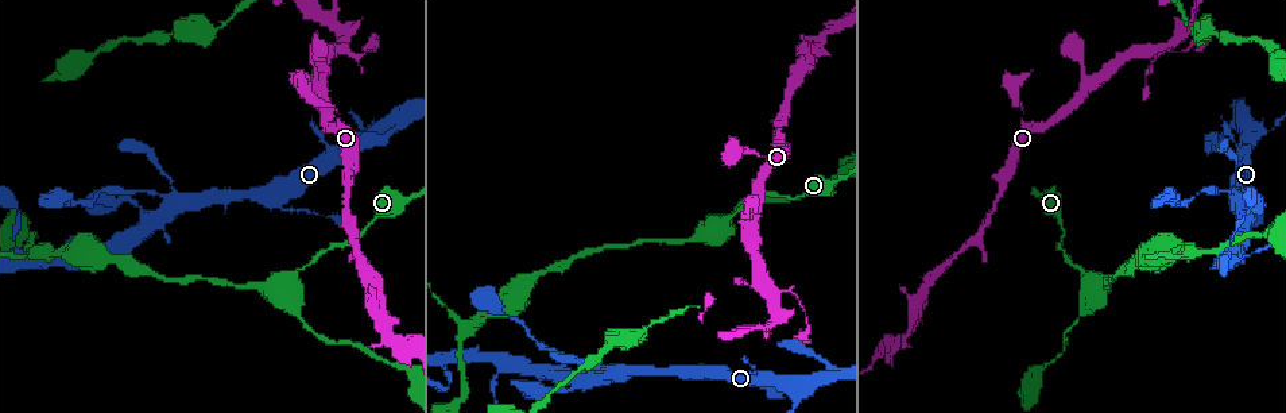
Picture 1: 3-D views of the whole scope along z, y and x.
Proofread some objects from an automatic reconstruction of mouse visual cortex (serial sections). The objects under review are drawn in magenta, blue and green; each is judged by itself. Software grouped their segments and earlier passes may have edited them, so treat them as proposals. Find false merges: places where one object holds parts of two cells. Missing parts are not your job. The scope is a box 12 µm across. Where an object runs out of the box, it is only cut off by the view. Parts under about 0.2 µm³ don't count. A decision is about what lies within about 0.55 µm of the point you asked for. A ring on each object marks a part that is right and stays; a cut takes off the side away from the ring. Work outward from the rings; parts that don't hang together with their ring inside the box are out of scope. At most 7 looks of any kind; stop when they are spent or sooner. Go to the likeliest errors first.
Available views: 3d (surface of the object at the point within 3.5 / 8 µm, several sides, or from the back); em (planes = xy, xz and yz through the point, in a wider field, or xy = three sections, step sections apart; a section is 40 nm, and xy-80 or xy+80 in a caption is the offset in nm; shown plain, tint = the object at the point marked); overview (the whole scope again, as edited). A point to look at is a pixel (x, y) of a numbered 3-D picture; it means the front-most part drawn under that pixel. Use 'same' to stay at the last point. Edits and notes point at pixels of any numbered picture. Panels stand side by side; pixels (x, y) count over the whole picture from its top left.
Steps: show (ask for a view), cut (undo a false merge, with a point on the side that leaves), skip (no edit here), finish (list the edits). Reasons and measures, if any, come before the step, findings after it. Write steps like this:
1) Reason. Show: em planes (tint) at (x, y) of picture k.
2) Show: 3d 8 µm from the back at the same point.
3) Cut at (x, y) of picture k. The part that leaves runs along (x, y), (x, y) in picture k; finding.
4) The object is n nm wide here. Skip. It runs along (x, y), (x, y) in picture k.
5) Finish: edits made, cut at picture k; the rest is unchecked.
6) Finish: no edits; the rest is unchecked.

Three arms meet. Show: 3d 3.5 µm at (766, 330) of picture 1.

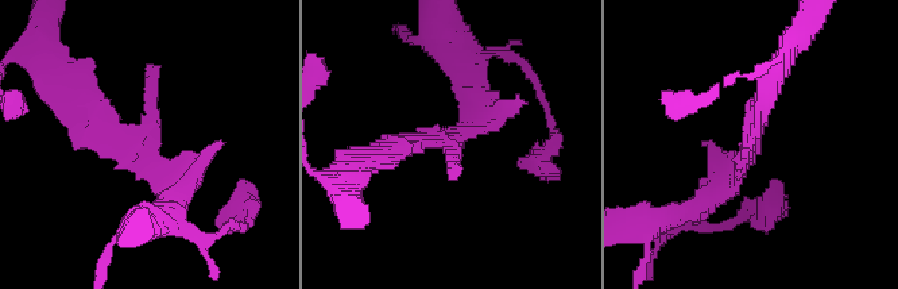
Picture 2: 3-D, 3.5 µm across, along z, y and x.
3 arms meet here; the arms are 150, 200, 300 nm wide; need the tissue. Show: em planes (tint) at (750, 160) of picture 2.

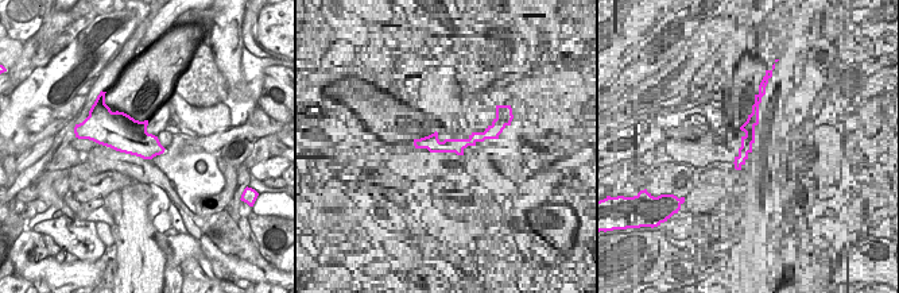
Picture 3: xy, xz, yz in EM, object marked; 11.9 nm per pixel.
Skip. It runs along (162, 208), (175, 188), (80, 101) in picture 2; all the same cell.

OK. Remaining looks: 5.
Small branch off a trunk. Show: 3d 8 µm at (450, 357) of picture 1.

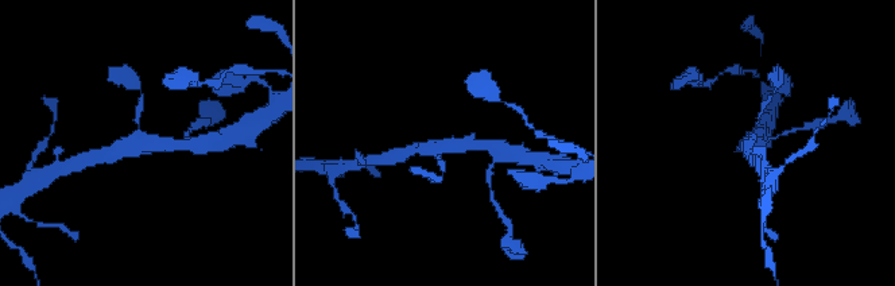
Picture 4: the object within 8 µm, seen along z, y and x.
Show: 3d 3.5 µm at (140, 142) of picture 4.

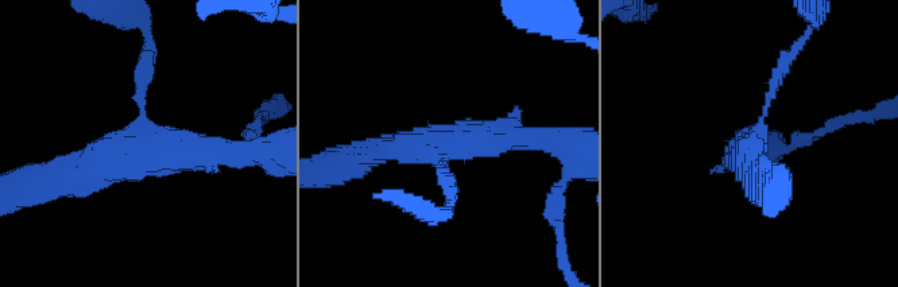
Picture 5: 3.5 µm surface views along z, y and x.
3 arms meet here; the arms are 100, 250, 300 nm wide; shape alone is not enough. Show: em planes (tint) at (143, 151) of picture 5.

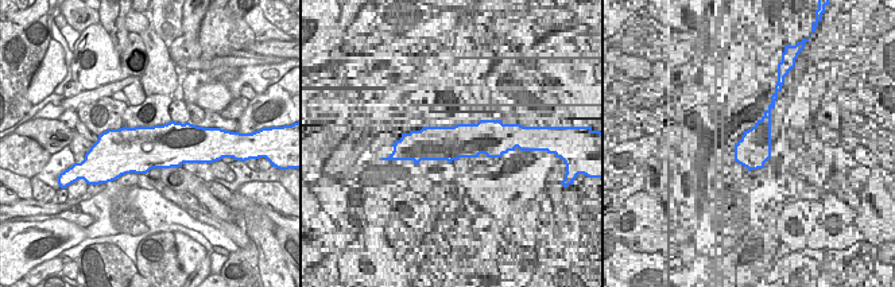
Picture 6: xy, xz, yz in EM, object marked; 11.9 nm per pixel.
Skip. It runs along (235, 154), (147, 154), (143, 66) in picture 5; continuous, no second cell.

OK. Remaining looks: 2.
Show: 3d 3.5 µm at (718, 226) of picture 1.

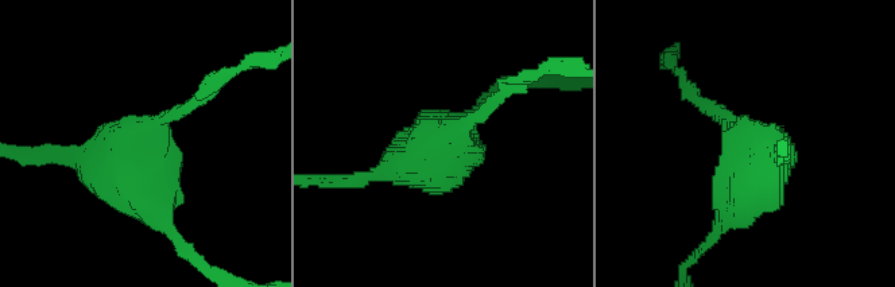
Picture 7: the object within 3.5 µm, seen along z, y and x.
Need the tissue. Show: em xy step 5 (tint) at (145, 133) of picture 7.

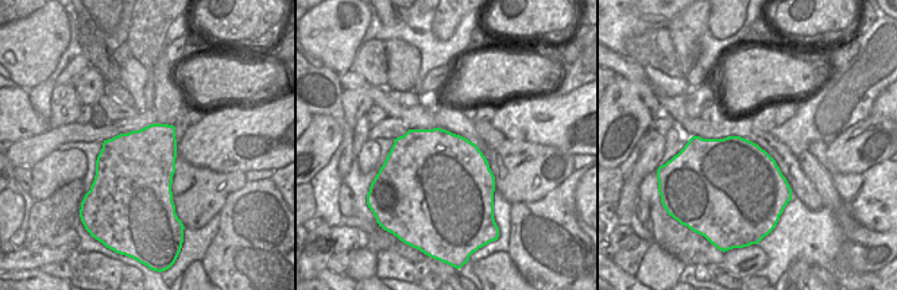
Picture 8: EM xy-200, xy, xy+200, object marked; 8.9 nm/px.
Skip. It runs along (491, 104), (421, 162), (341, 179) in picture 7; all the same cell.

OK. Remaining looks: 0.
Finish: no edits; the rest is unchecked.

